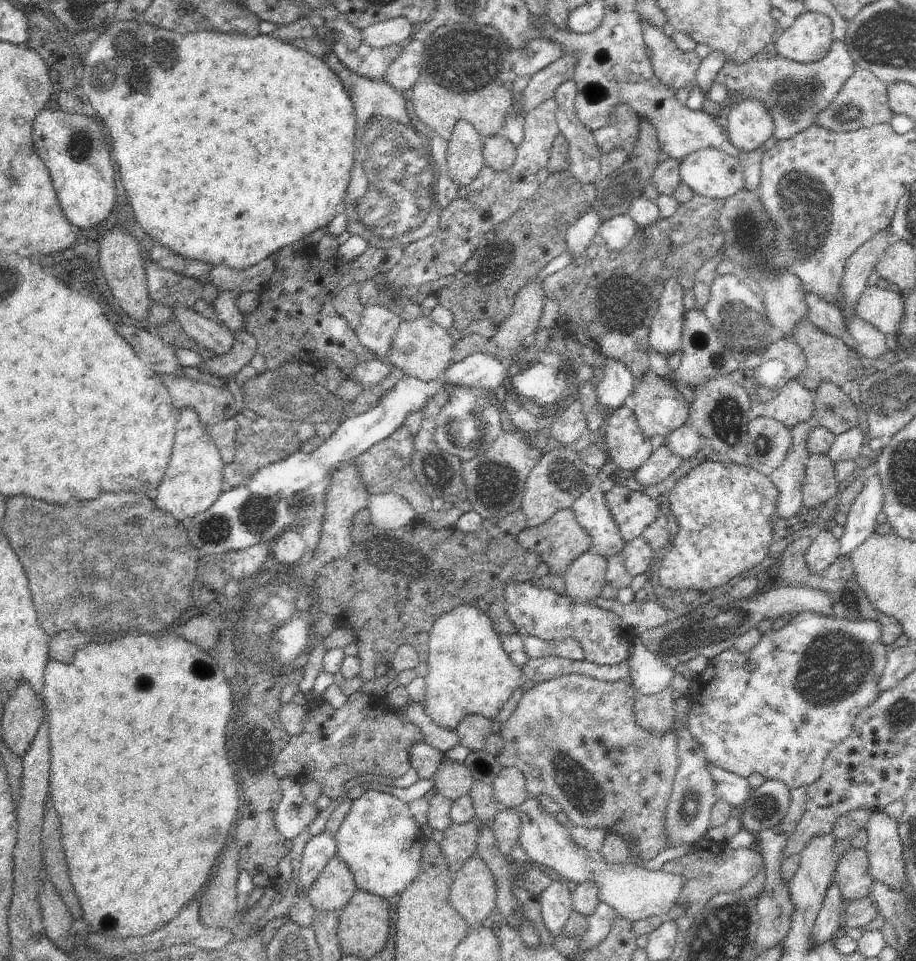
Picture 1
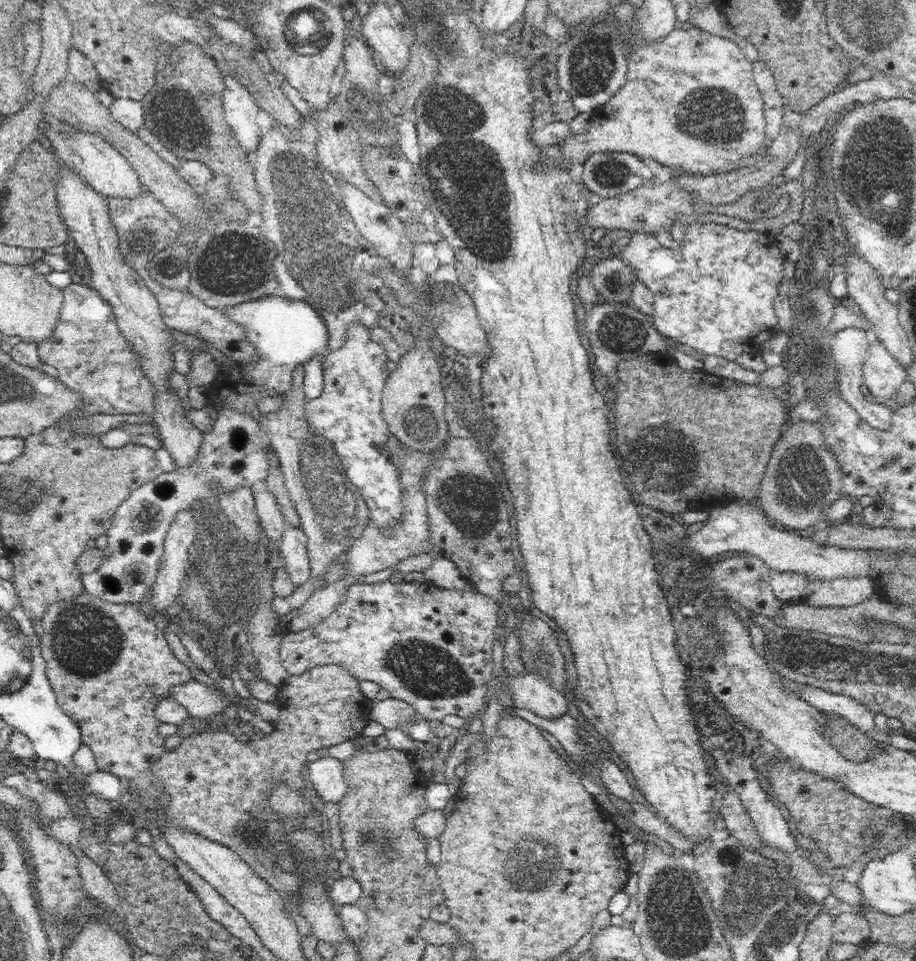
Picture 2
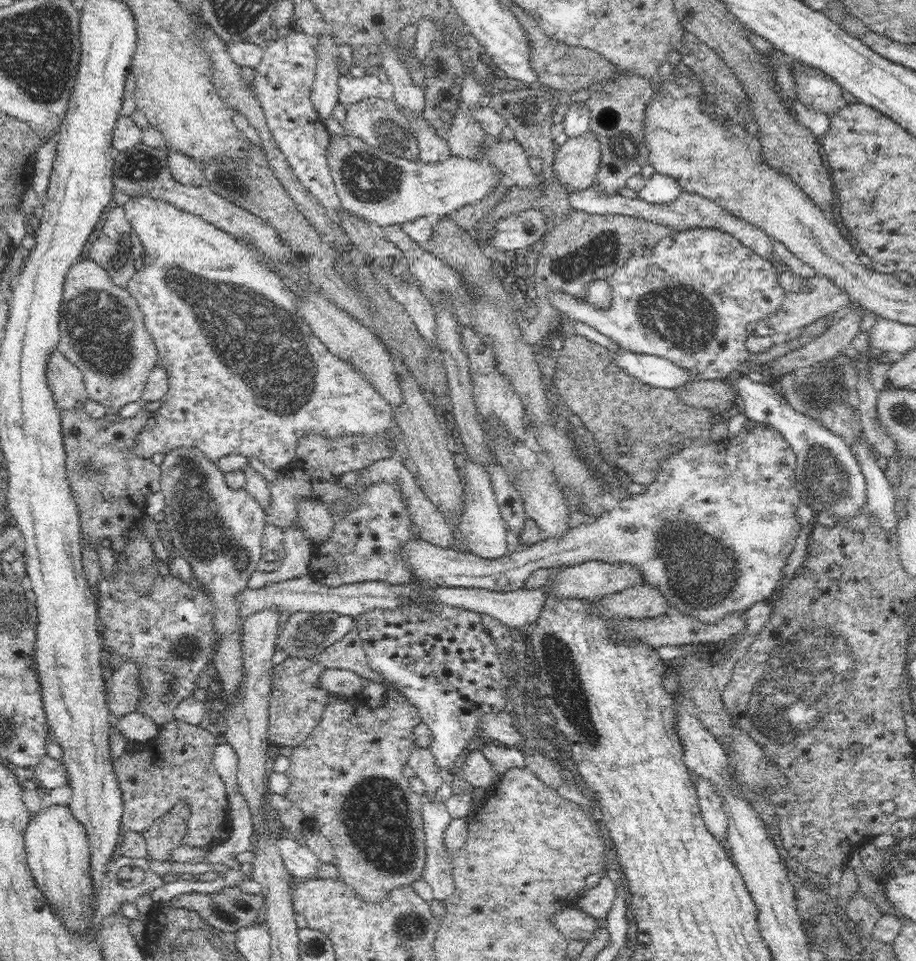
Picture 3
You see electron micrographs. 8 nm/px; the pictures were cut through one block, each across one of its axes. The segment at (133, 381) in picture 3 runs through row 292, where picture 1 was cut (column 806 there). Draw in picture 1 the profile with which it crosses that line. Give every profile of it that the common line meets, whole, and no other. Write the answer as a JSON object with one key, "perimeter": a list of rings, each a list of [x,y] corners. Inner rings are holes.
{"perimeter":[[[844,40],[835,41],[824,58],[813,63],[799,63],[779,54],[774,58],[749,60],[738,64],[726,61],[716,74],[714,84],[726,87],[726,103],[733,105],[746,99],[758,99],[774,119],[773,137],[778,141],[791,139],[817,122],[824,109],[839,95],[841,88],[856,69]]]}

